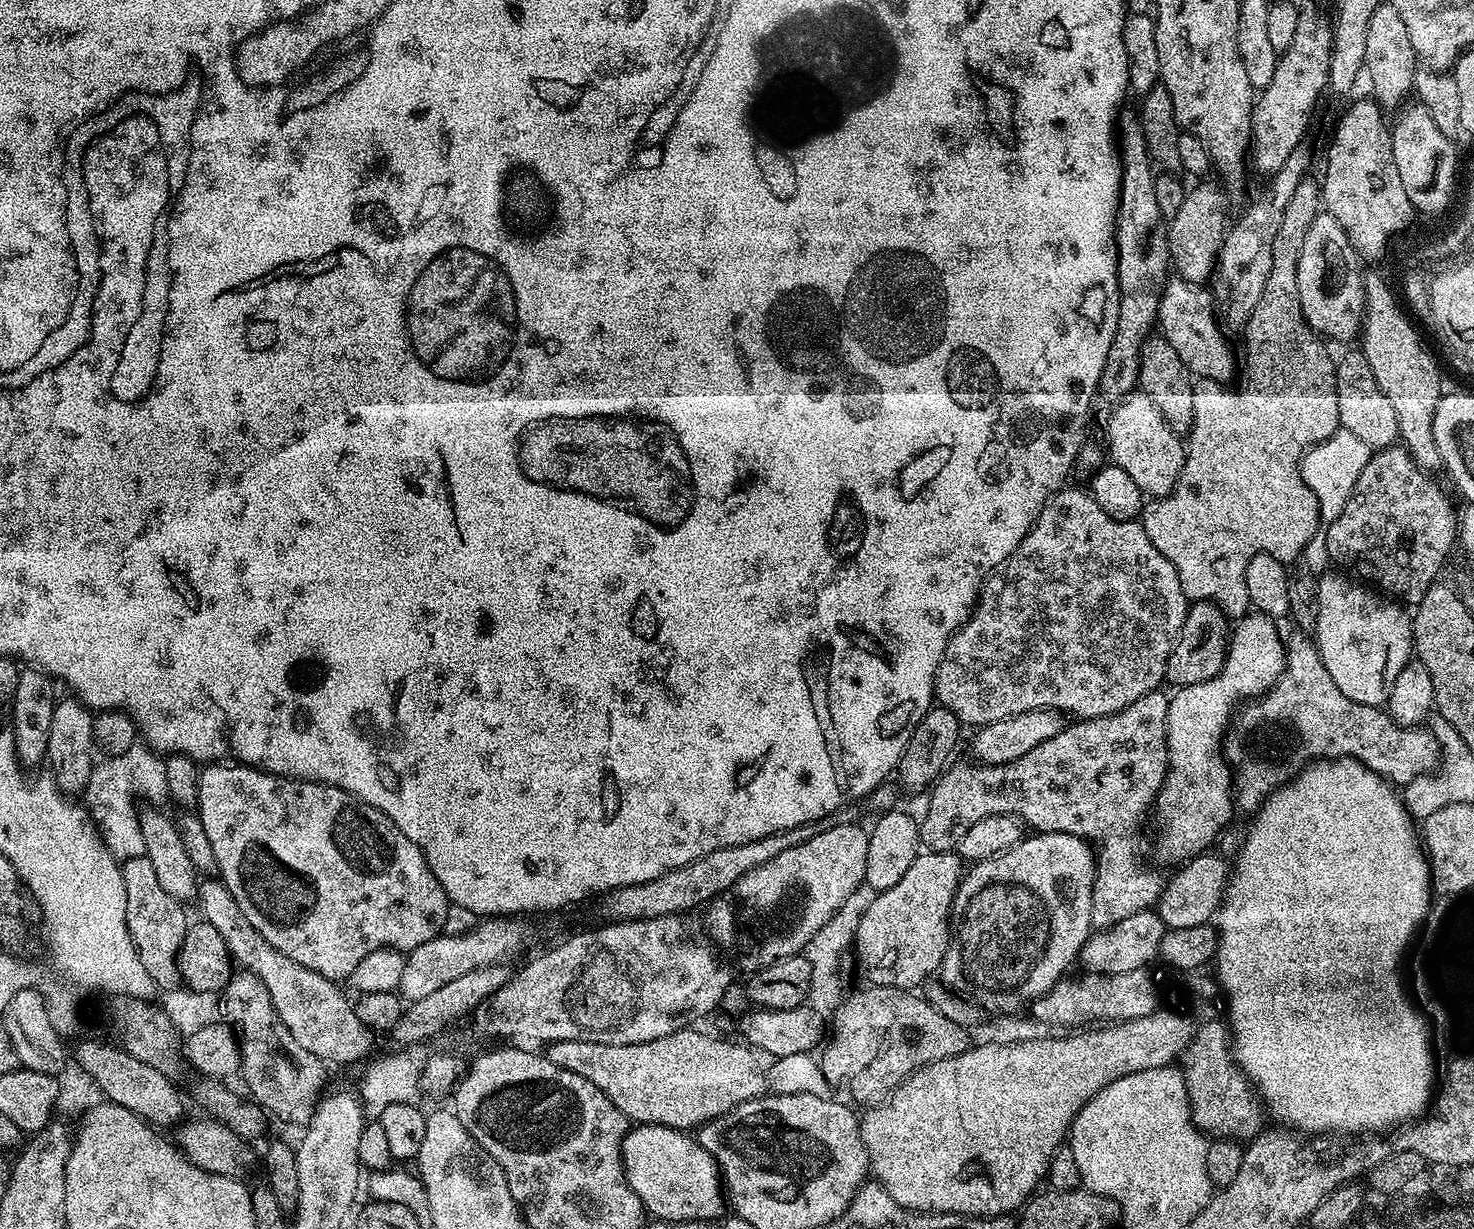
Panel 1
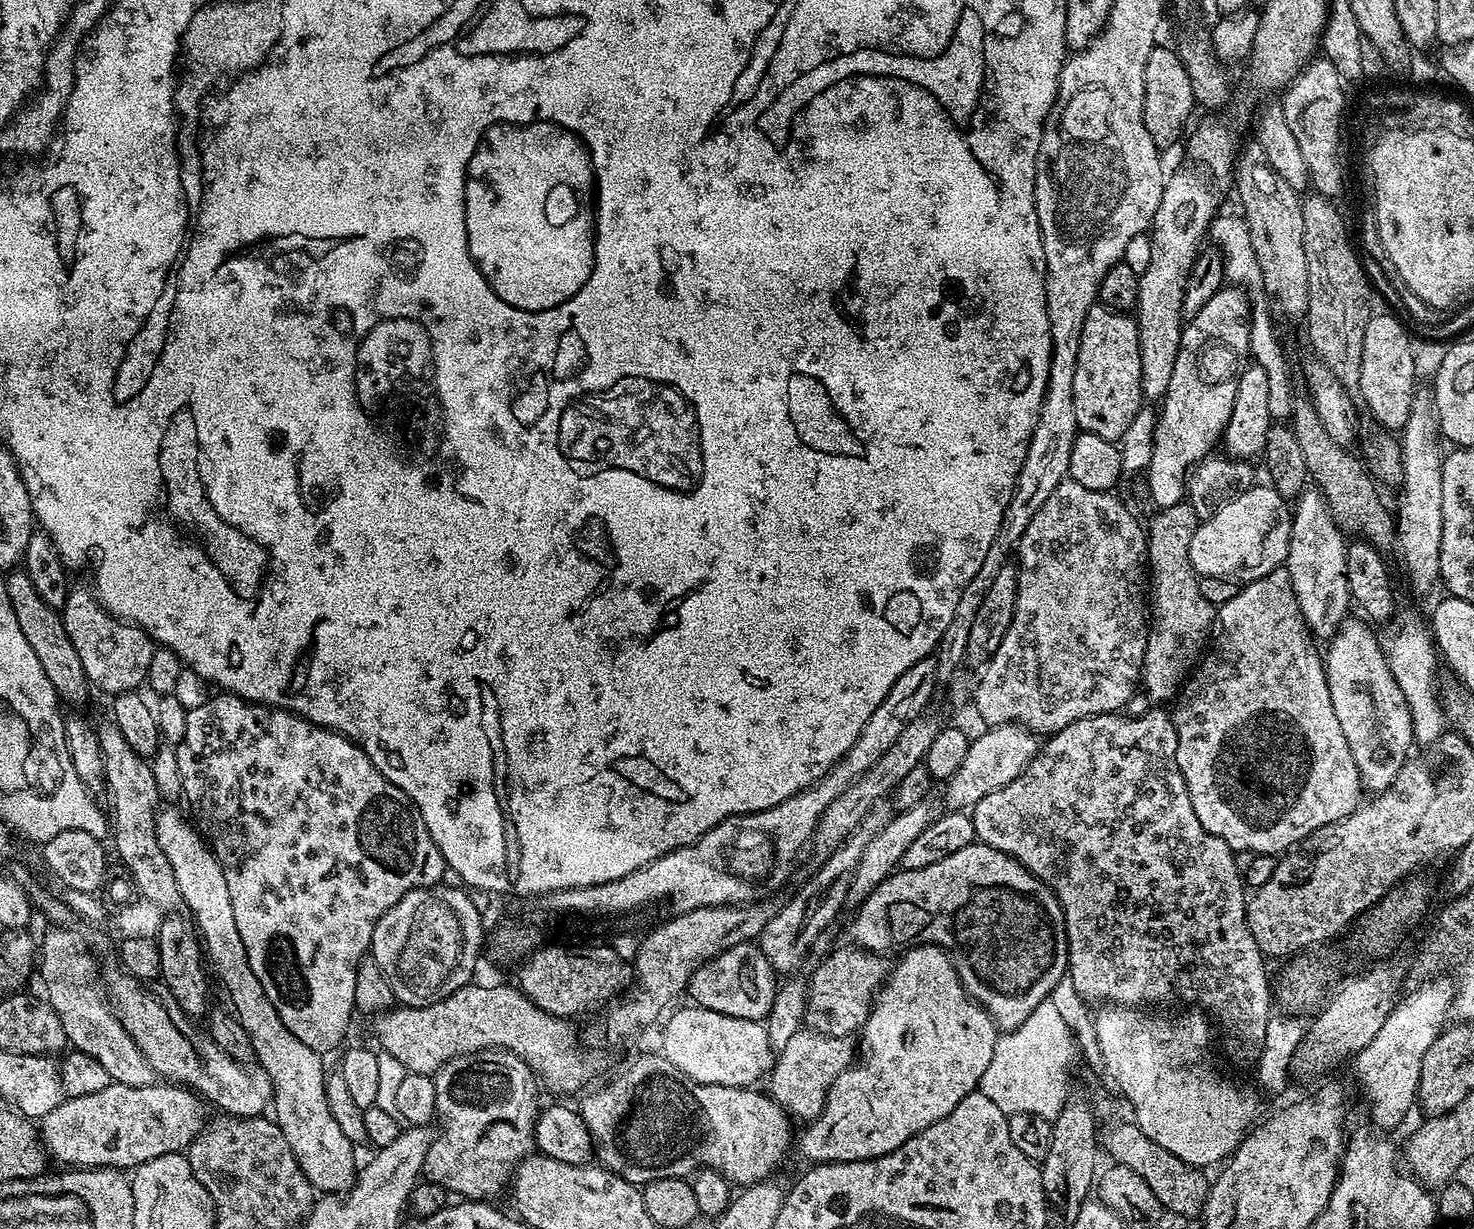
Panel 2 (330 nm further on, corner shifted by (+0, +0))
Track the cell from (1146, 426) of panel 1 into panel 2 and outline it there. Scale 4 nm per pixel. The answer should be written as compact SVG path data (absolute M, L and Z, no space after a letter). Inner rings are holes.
M1096 303L1084 323L1082 346L1074 366L1074 418L1080 432L1119 442L1142 407L1142 358L1138 326L1131 315Z

